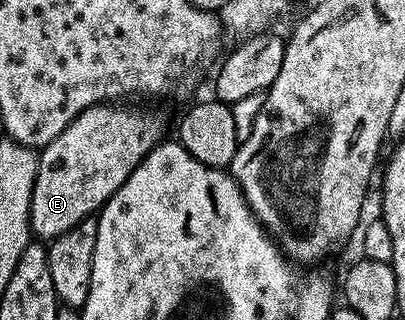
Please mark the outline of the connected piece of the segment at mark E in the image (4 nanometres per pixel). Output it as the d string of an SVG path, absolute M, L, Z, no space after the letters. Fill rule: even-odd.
M108 102L86 108L38 153L39 169L31 199L32 237L50 242L65 234L65 230L73 230L77 222L94 217L108 198L122 186L125 178L129 178L129 174L133 174L139 163L164 139L163 120L157 113L138 112L135 108L123 107L127 106L119 102Z

